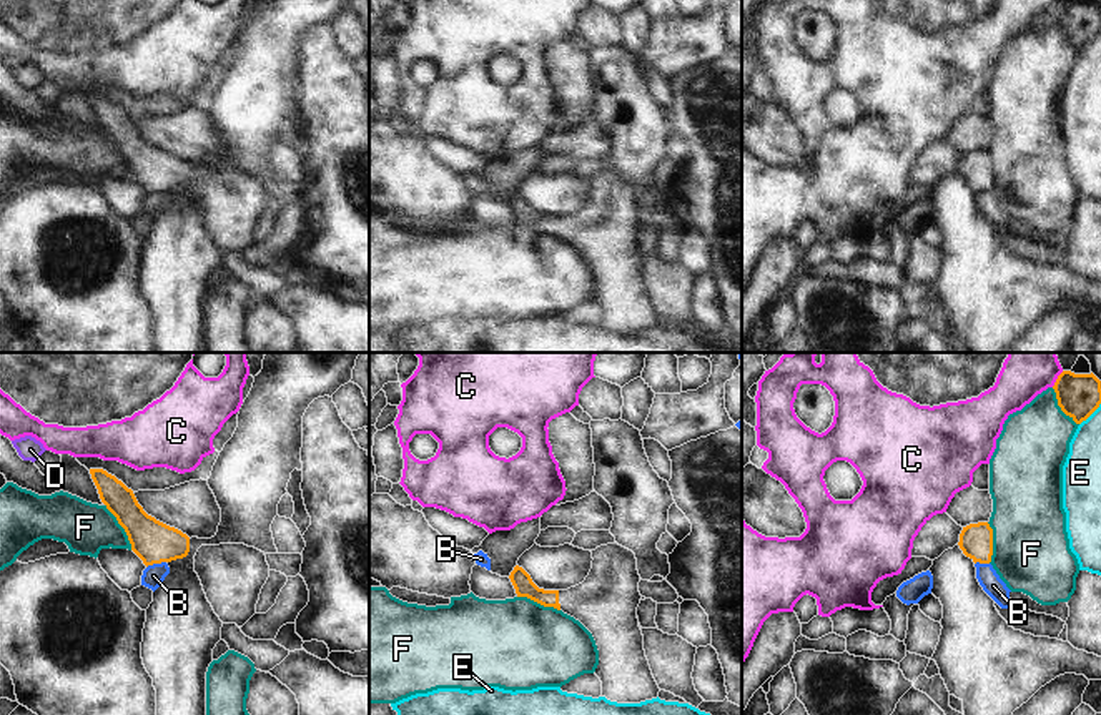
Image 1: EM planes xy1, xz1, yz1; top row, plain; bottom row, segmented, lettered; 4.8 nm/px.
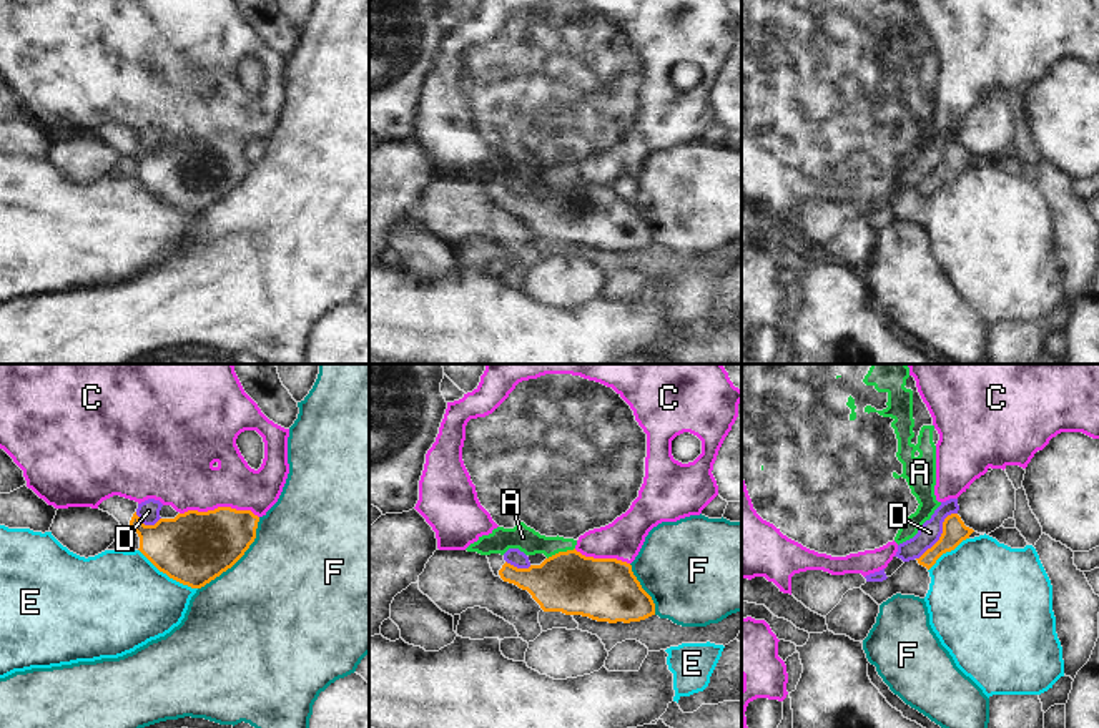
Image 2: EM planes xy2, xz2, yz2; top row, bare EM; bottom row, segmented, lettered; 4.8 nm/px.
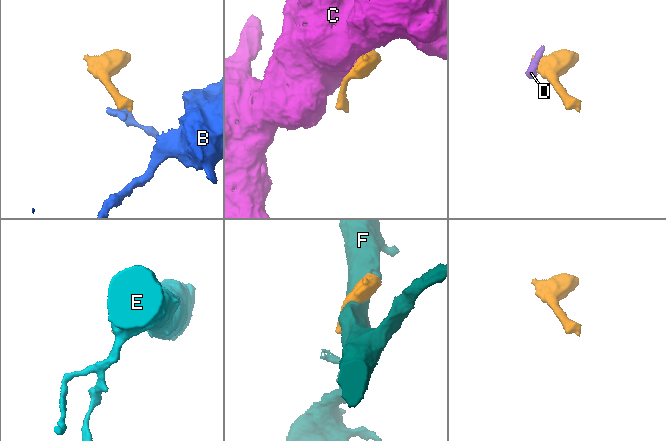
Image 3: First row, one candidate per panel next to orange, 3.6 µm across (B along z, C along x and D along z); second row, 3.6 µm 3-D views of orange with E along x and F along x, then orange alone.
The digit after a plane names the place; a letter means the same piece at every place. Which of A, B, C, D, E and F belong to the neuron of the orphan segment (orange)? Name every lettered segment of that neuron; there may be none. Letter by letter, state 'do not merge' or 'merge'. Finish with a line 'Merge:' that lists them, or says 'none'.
A: do not merge
B: do not merge
C: do not merge
D: do not merge
E: do not merge
F: do not merge
Merge: none

